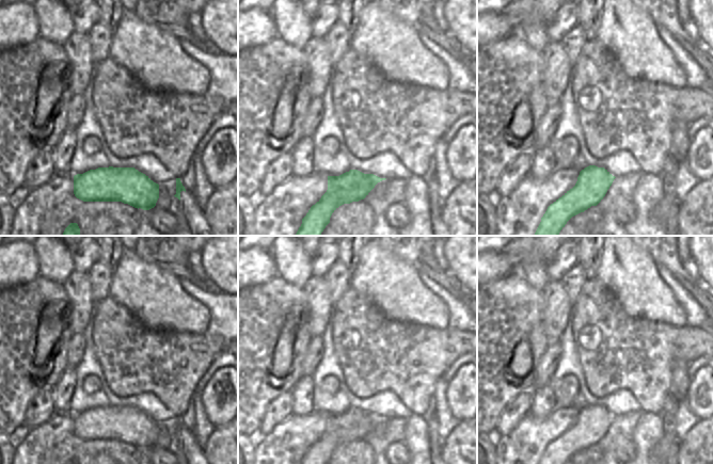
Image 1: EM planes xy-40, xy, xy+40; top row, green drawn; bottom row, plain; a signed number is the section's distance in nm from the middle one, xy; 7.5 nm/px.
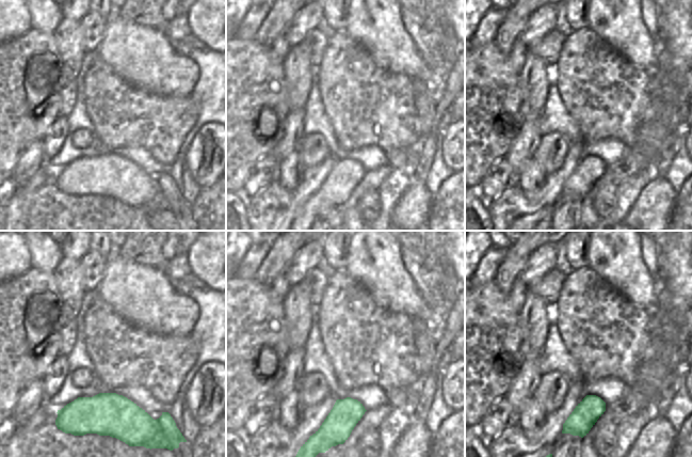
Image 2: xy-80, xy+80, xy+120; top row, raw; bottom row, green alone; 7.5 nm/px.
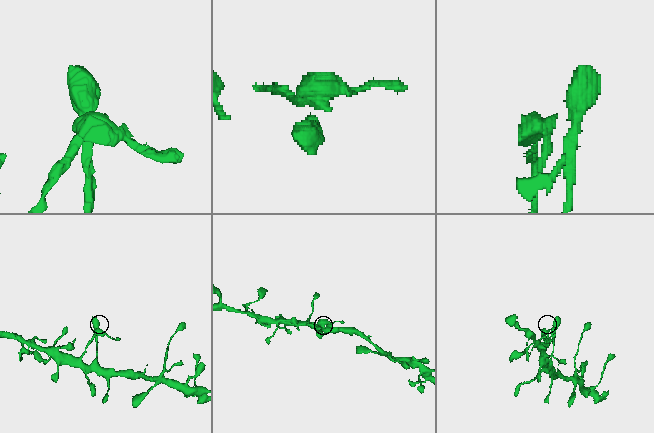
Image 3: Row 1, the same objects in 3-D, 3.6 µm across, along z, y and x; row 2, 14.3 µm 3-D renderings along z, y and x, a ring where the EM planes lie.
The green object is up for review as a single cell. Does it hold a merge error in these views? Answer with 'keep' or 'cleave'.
cleave

